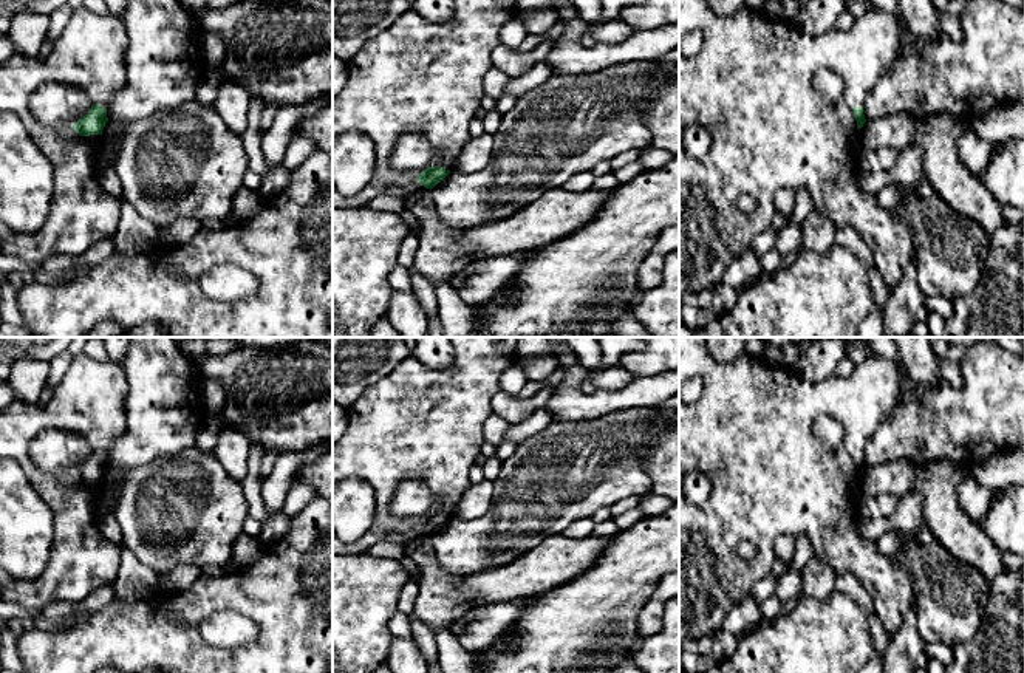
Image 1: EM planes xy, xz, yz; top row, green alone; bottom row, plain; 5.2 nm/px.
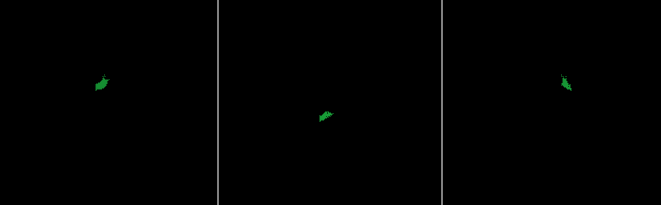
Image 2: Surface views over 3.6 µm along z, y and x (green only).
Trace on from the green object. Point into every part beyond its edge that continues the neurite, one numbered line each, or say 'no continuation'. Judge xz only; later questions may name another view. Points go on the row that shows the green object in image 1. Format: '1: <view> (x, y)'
1: xz (416, 75)

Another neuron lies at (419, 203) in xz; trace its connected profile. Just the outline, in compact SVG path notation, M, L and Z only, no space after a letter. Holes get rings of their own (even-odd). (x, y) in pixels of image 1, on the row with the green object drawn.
M563 187L546 190L514 215L489 224L453 229L444 224L433 206L430 189L405 198L422 226L413 268L432 283L447 283L473 261L504 257L565 240L592 221L613 190L572 193Z

